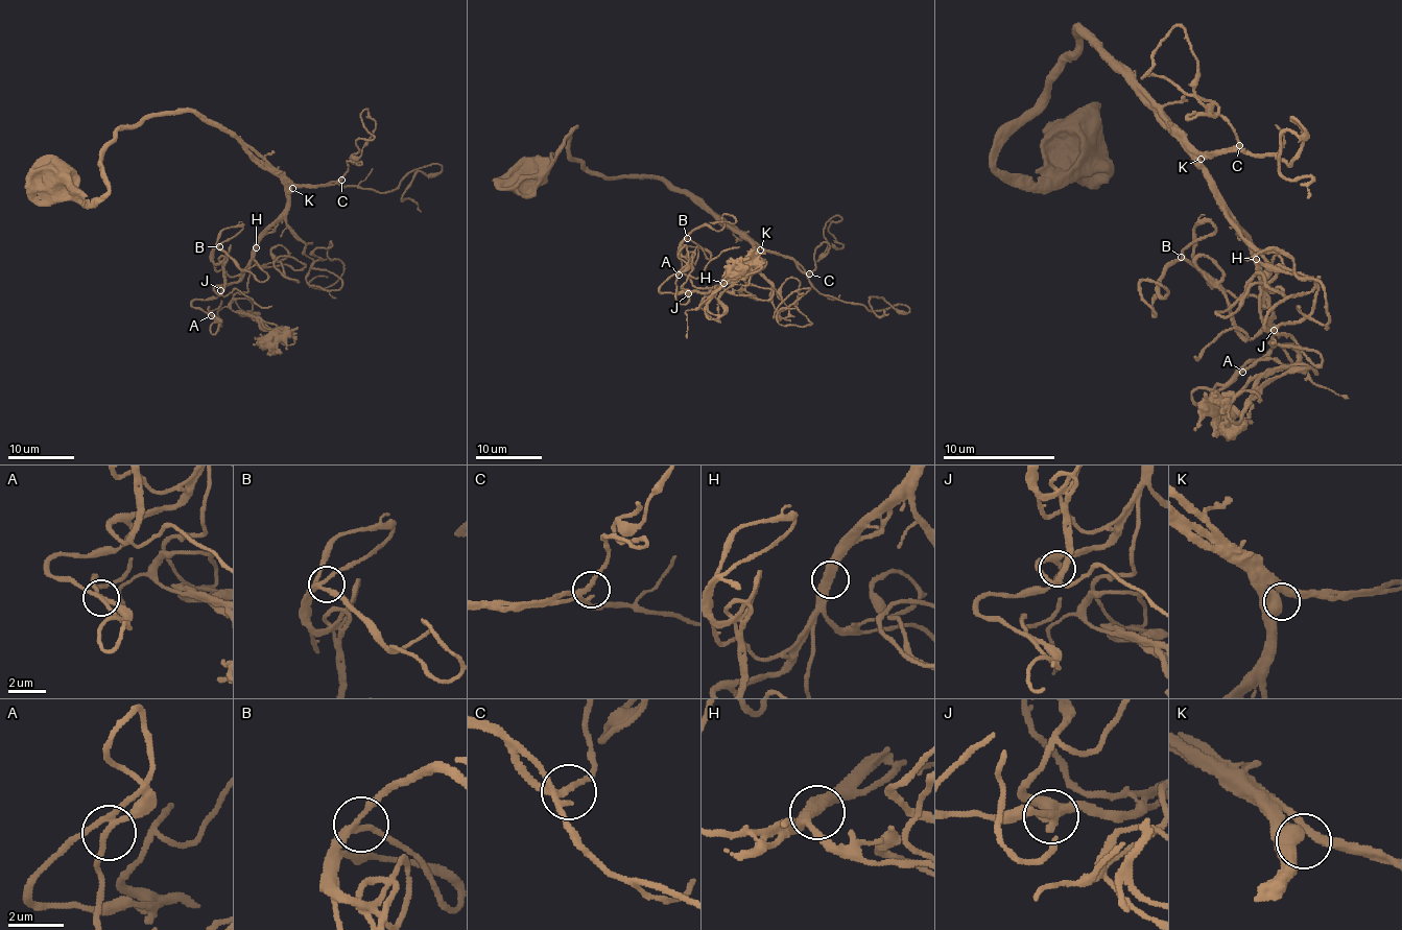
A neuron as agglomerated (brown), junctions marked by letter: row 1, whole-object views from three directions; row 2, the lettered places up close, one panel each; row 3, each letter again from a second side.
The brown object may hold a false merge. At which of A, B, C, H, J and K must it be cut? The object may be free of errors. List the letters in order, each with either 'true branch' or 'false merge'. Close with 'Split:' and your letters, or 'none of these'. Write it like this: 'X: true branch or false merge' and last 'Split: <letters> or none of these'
A: true branch
B: true branch
C: true branch
H: true branch
J: true branch
K: true branch
Split: none of these

